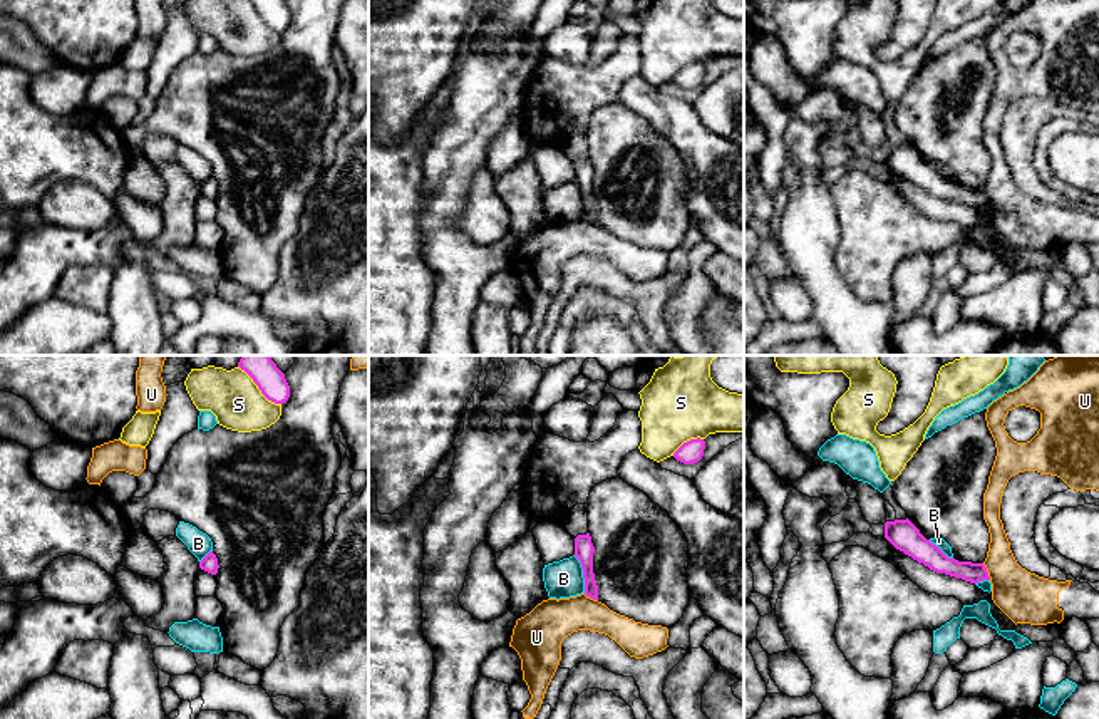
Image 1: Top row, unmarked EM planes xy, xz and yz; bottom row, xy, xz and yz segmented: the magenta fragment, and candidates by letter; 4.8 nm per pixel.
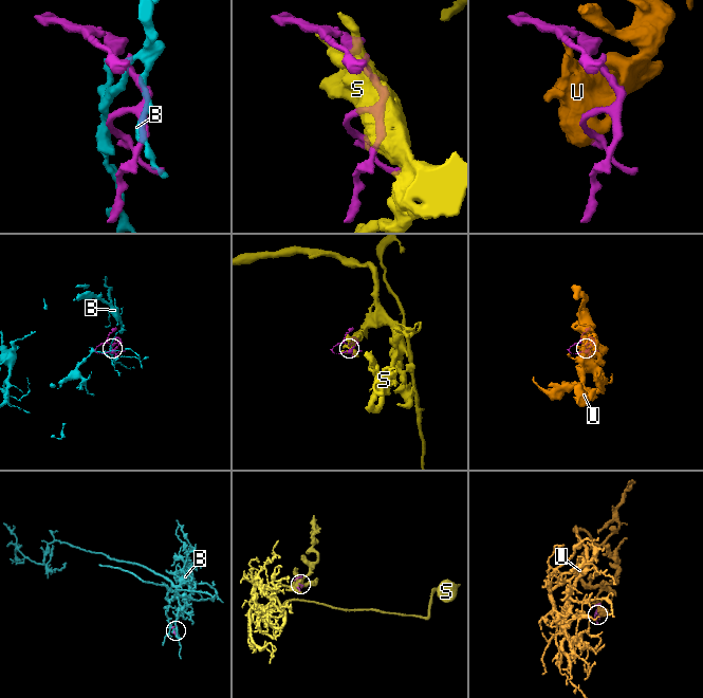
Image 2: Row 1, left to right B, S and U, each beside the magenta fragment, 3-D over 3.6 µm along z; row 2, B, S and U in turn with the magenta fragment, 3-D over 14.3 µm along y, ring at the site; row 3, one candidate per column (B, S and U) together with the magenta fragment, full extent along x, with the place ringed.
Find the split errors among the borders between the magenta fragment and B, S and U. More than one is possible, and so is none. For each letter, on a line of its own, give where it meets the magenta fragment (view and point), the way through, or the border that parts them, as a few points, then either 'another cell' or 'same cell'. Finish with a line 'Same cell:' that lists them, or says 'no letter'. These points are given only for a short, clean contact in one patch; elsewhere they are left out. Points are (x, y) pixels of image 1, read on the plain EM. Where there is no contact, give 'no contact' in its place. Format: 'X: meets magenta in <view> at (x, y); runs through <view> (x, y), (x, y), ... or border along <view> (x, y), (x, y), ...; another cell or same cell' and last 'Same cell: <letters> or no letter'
B: meets magenta in xz at (583, 198); border along xz (573, 180), (582, 193), (585, 217); another cell
S: meets magenta in xy at (263, 19); another cell
U: meets magenta in yz at (987, 196); border along yz (982, 188), (990, 203); another cell
Same cell: no letter

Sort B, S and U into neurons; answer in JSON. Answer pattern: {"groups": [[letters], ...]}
{"groups": [["B"], ["S"], ["U"]]}

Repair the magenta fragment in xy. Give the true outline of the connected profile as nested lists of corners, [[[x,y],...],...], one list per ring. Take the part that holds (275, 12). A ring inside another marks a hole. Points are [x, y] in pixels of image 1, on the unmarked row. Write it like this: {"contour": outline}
{"contour": [[[250,0],[253,7],[258,10],[261,18],[275,27],[283,28],[290,22],[290,10],[285,0]]]}

